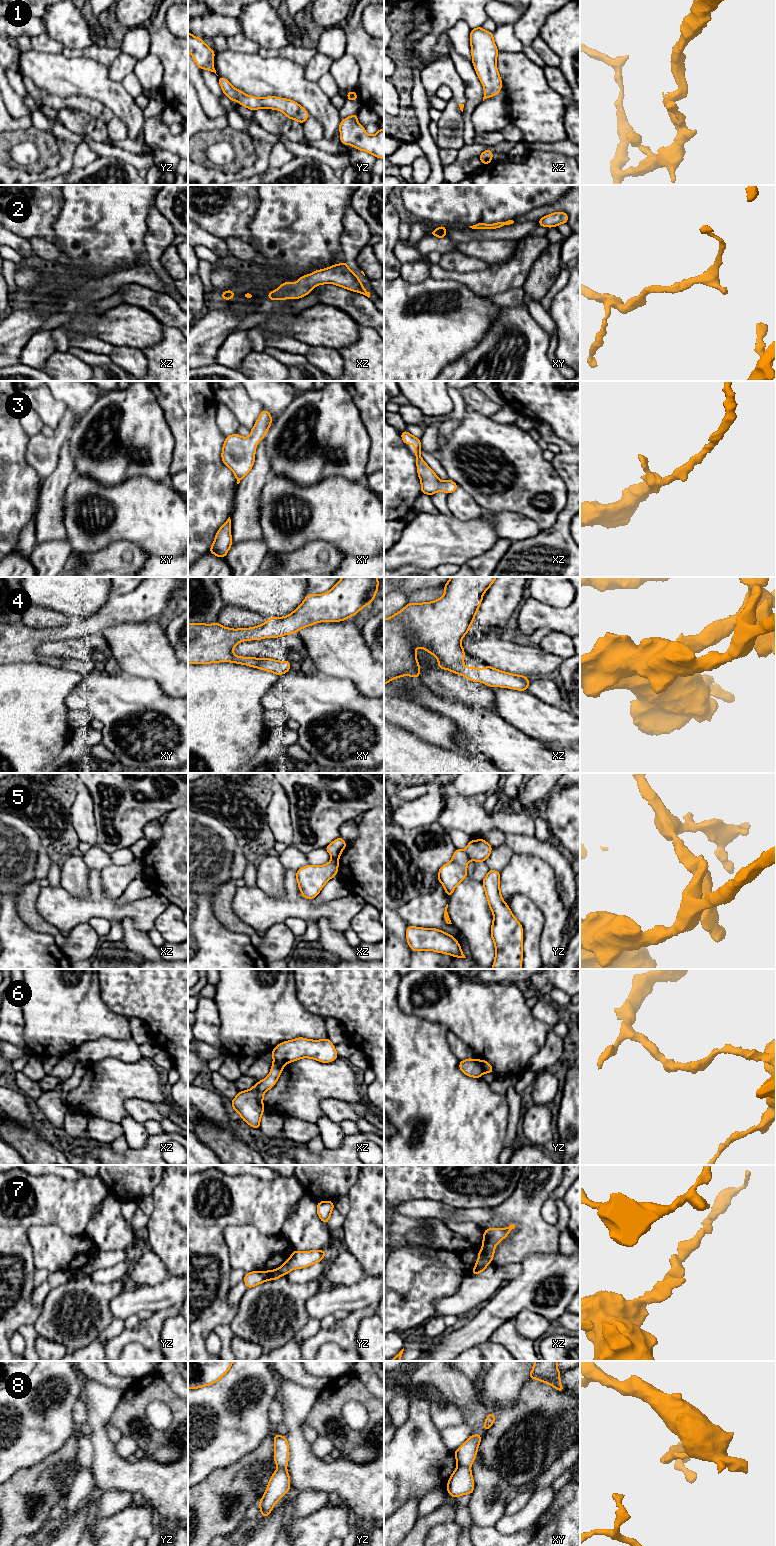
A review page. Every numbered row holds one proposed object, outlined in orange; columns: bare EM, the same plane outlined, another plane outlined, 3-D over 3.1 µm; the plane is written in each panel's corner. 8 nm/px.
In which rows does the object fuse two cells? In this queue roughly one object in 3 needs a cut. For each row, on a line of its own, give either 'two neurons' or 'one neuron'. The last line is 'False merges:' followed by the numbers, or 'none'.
1: one neuron
2: one neuron
3: one neuron
4: one neuron
5: two neurons
6: two neurons
7: two neurons
8: two neurons
False merges: 5, 6, 7, 8

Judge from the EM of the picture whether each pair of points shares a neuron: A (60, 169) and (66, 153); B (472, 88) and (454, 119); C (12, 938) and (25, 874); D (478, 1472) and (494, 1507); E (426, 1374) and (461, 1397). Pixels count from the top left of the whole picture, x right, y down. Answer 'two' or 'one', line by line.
A: one
B: two
C: one
D: one
E: one

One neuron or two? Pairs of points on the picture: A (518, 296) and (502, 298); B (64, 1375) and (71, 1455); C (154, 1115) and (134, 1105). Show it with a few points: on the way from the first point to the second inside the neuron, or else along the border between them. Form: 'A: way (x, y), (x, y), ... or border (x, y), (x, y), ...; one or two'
A: way (514, 297), (506, 298); one
B: border (73, 1434), (52, 1453); two
C: way (149, 1112), (139, 1110); one

